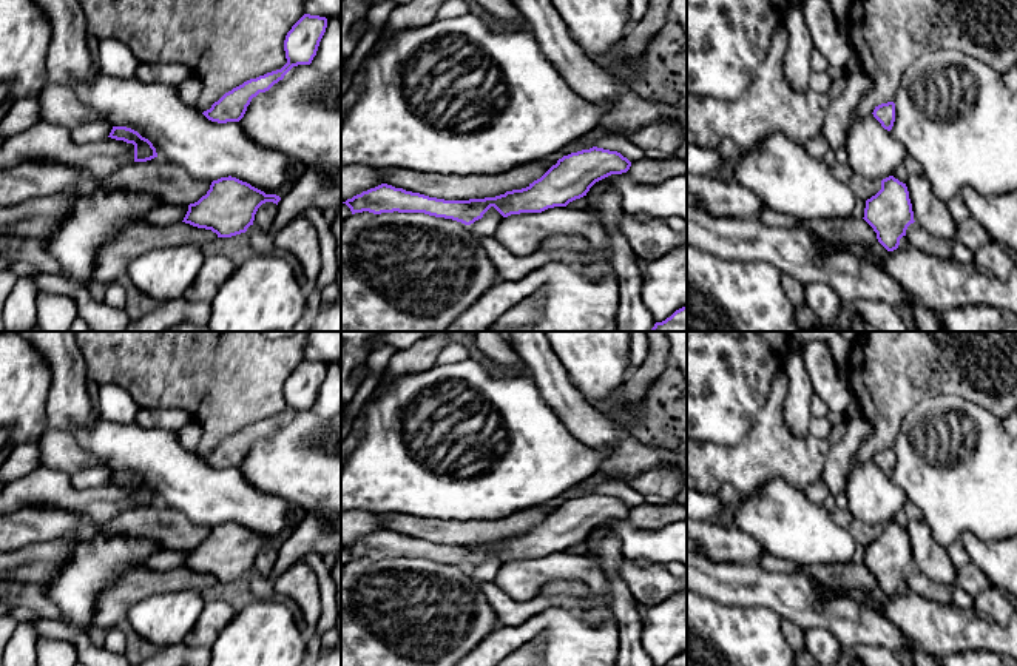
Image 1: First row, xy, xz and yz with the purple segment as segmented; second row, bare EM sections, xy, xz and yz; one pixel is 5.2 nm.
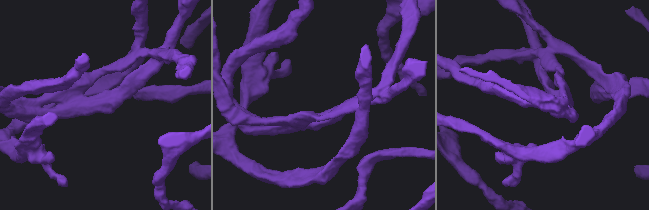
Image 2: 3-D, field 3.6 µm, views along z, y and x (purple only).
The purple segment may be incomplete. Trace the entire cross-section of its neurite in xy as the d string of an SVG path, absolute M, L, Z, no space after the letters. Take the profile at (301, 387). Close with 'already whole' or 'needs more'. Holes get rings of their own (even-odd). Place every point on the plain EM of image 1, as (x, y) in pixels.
M304 359L286 381L284 396L287 409L281 415L244 427L225 438L202 459L218 469L239 467L253 442L269 436L275 429L282 426L293 412L312 409L326 373L326 362Z; already whole

